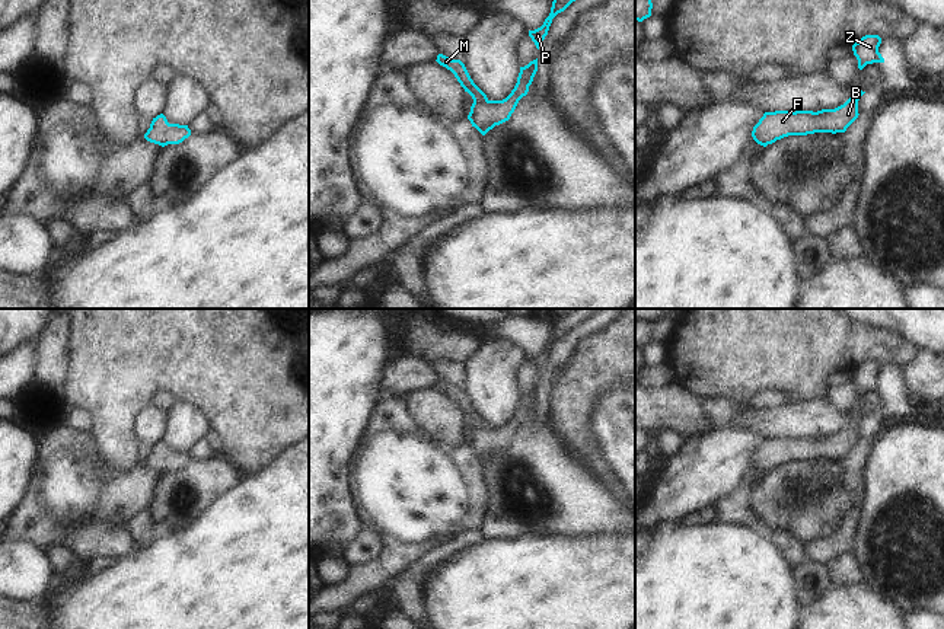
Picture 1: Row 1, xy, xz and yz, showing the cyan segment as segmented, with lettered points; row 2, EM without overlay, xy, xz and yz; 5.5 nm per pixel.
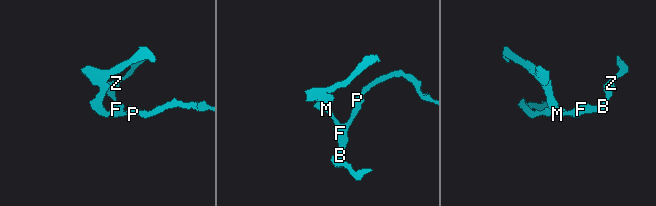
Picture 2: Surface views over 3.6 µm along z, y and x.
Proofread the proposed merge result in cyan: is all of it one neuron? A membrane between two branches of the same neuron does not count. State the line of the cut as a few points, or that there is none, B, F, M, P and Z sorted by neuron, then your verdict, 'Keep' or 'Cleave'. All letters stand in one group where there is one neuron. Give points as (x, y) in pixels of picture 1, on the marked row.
No split. Groups: B F M P Z. Keep

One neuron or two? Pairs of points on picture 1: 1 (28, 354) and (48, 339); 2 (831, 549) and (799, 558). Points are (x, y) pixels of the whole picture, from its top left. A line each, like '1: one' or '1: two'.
1: two
2: two

